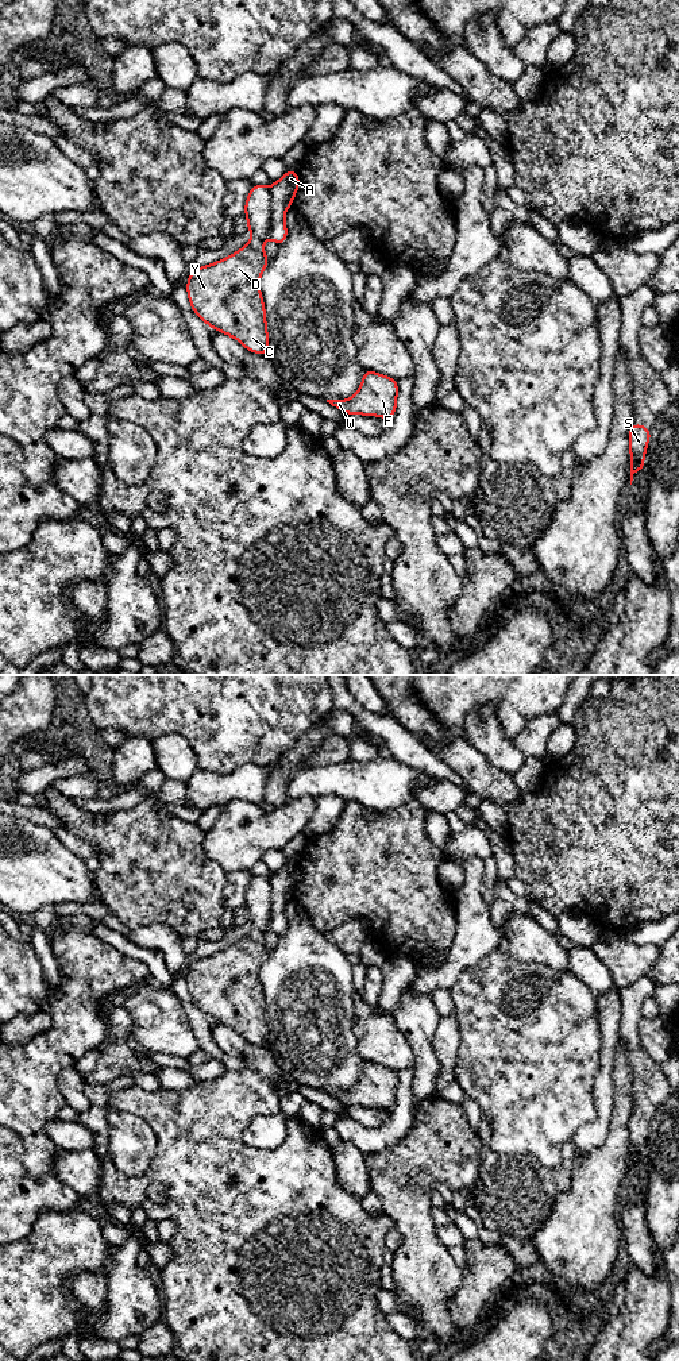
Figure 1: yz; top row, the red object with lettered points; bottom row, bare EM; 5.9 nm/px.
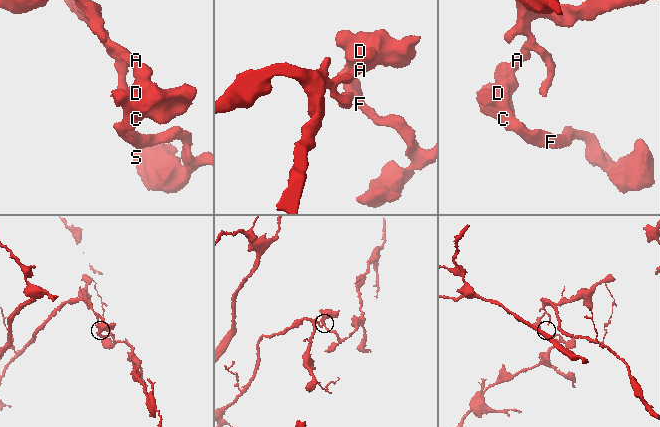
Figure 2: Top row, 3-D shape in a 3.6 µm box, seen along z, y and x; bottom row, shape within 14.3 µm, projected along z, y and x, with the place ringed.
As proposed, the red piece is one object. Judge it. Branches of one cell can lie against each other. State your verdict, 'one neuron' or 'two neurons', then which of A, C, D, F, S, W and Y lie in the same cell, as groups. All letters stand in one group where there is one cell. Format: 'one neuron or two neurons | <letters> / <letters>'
two neurons | A / C D F S W Y

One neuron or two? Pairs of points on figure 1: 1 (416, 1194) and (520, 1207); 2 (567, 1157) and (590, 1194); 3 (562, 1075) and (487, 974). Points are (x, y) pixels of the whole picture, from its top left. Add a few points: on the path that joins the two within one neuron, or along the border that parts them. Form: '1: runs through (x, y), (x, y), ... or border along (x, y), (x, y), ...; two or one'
1: border along (481, 1169), (477, 1178), (474, 1198), (470, 1202); two
2: border along (575, 1159), (571, 1184), (559, 1195); two
3: runs through (536, 1049), (531, 1040), (497, 1009), (497, 999); one

